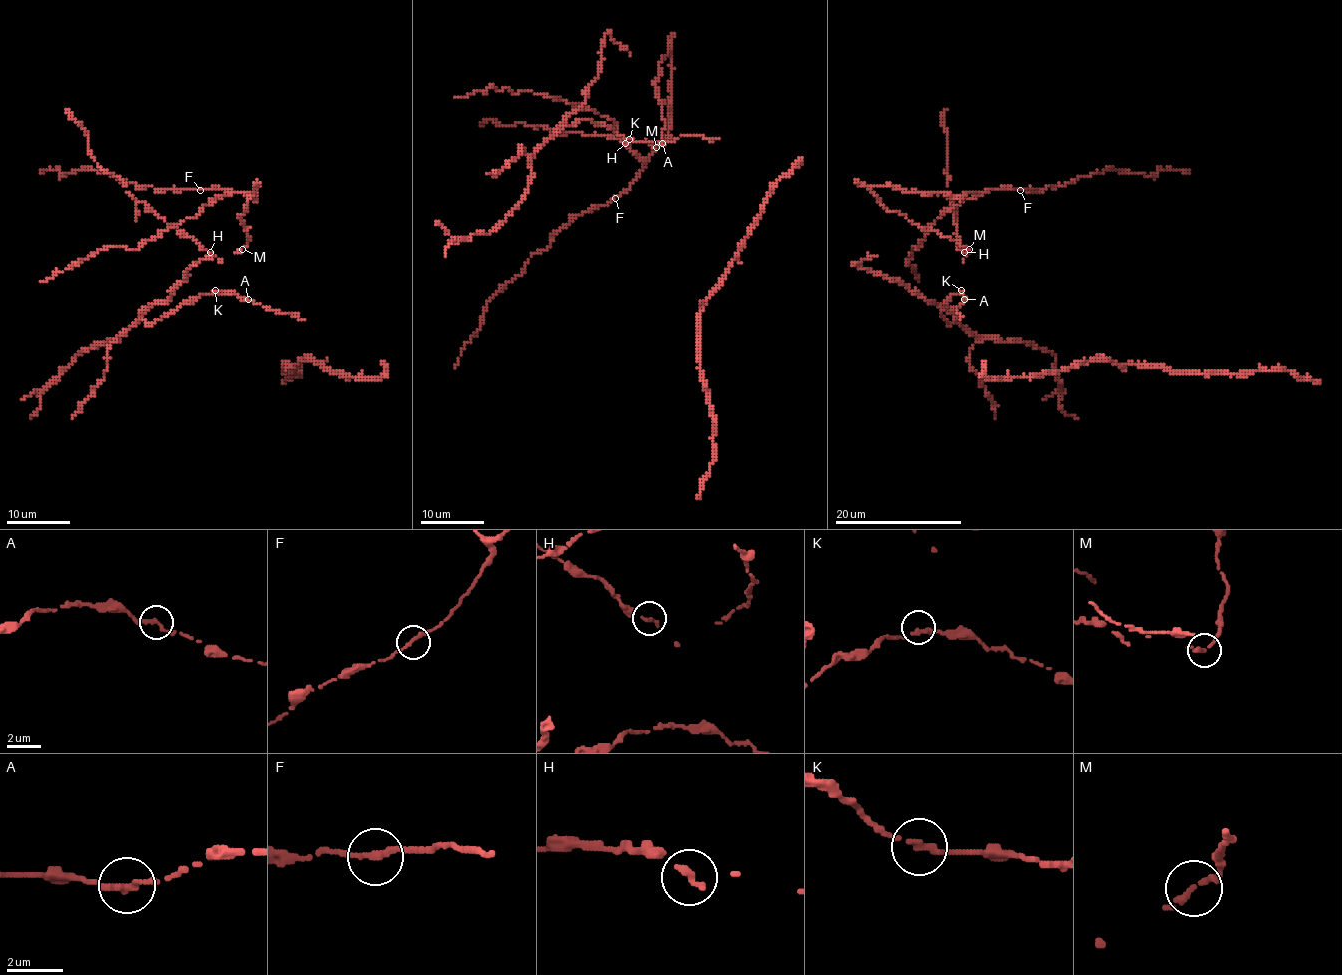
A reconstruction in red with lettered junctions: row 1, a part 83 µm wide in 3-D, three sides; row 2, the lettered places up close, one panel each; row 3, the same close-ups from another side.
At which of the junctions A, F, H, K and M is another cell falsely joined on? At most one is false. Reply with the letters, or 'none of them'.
none of them

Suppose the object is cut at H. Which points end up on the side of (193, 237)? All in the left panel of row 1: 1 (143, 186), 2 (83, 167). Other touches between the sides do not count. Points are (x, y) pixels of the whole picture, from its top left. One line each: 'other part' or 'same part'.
1: other part
2: other part

